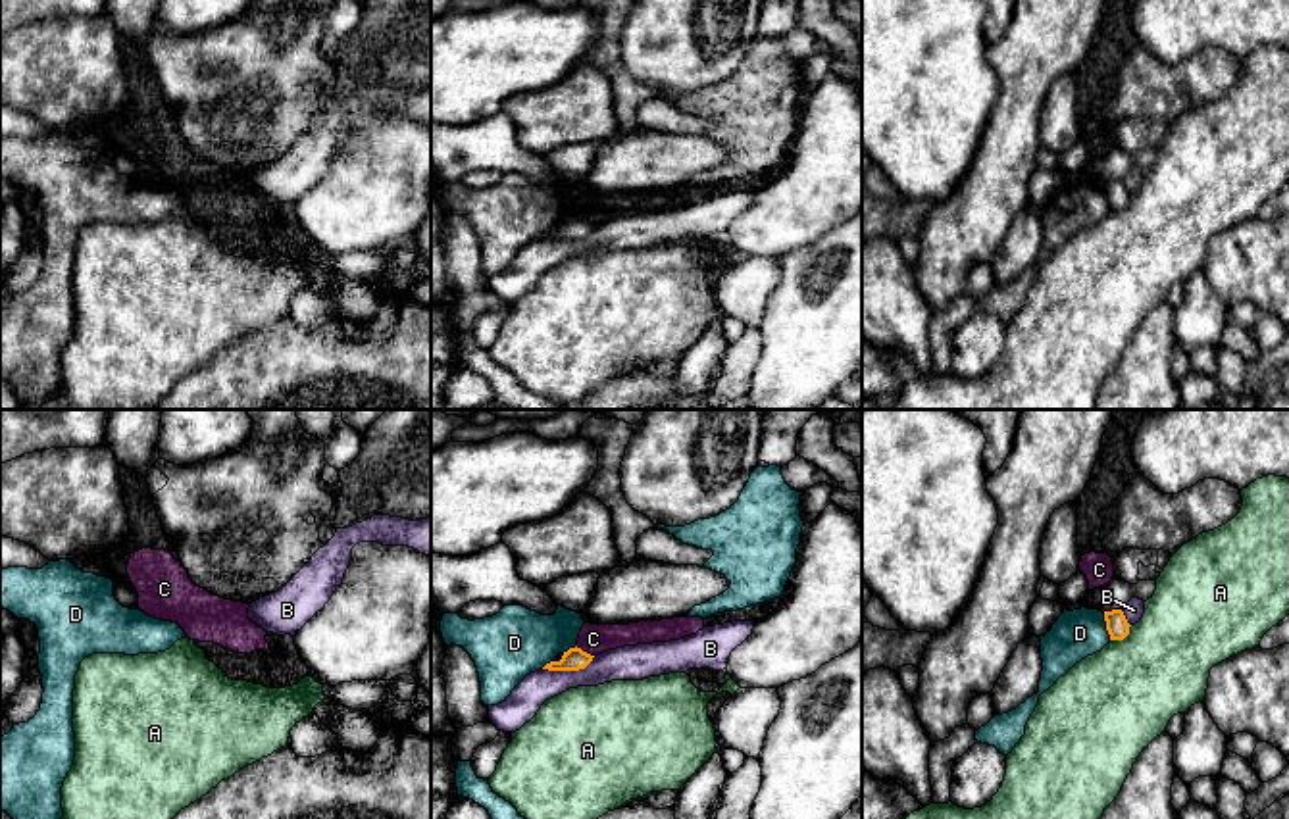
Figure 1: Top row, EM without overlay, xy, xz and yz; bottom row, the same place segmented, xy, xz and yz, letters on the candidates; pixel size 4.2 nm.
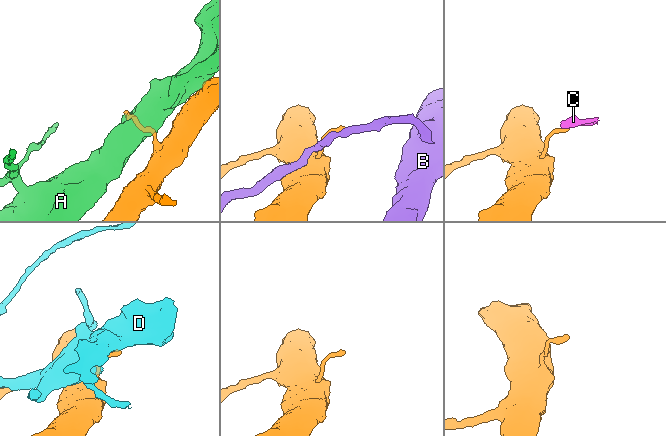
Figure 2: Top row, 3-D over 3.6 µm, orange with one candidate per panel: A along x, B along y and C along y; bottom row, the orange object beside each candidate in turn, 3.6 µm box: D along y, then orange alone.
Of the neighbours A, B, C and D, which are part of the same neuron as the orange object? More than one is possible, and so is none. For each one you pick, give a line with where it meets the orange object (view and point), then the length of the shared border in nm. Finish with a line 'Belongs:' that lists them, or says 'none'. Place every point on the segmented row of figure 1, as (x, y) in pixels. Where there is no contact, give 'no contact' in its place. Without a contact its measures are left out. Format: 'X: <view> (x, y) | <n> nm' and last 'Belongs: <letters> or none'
Belongs: none

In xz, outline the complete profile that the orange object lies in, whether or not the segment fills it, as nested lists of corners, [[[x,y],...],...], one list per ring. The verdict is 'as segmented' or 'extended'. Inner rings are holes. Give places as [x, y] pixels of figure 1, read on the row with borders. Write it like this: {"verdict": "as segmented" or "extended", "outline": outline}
{"verdict": "as segmented", "outline": [[[569,648],[568,652],[564,652],[560,661],[550,661],[546,663],[543,669],[548,671],[579,671],[585,669],[594,656],[583,652],[581,648]]]}

